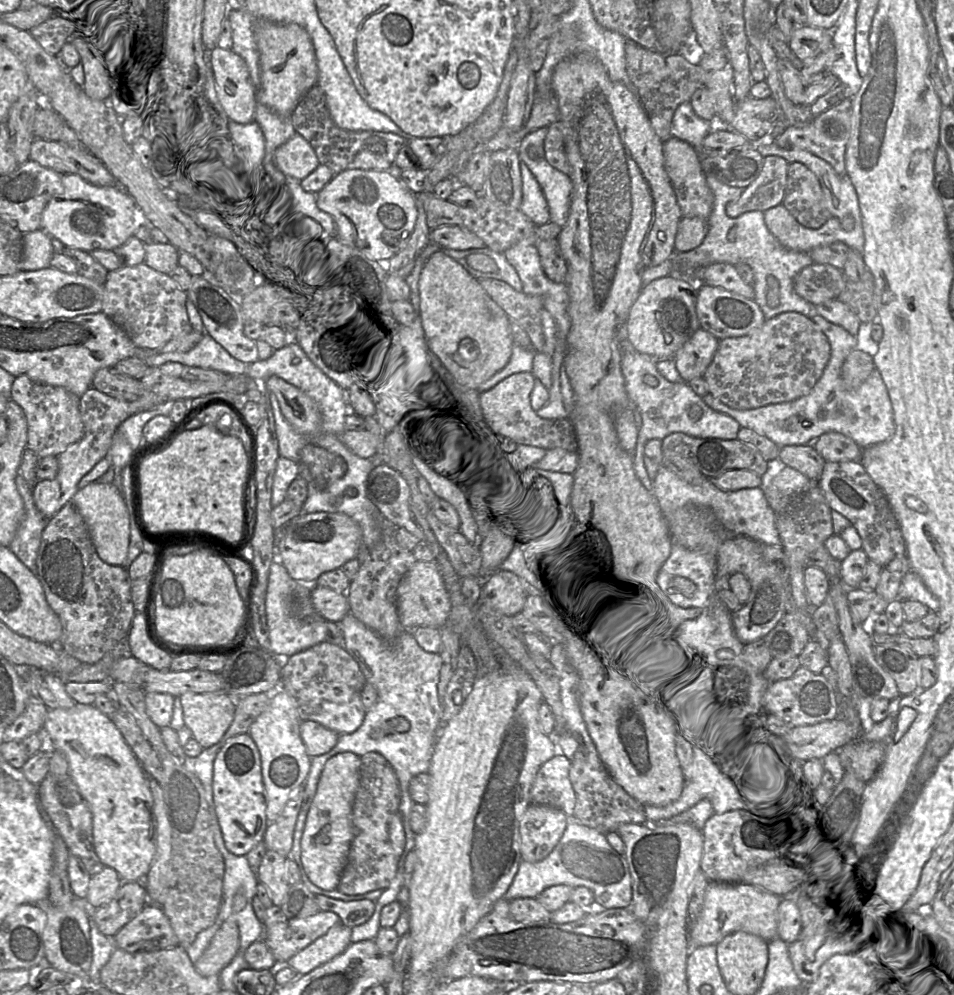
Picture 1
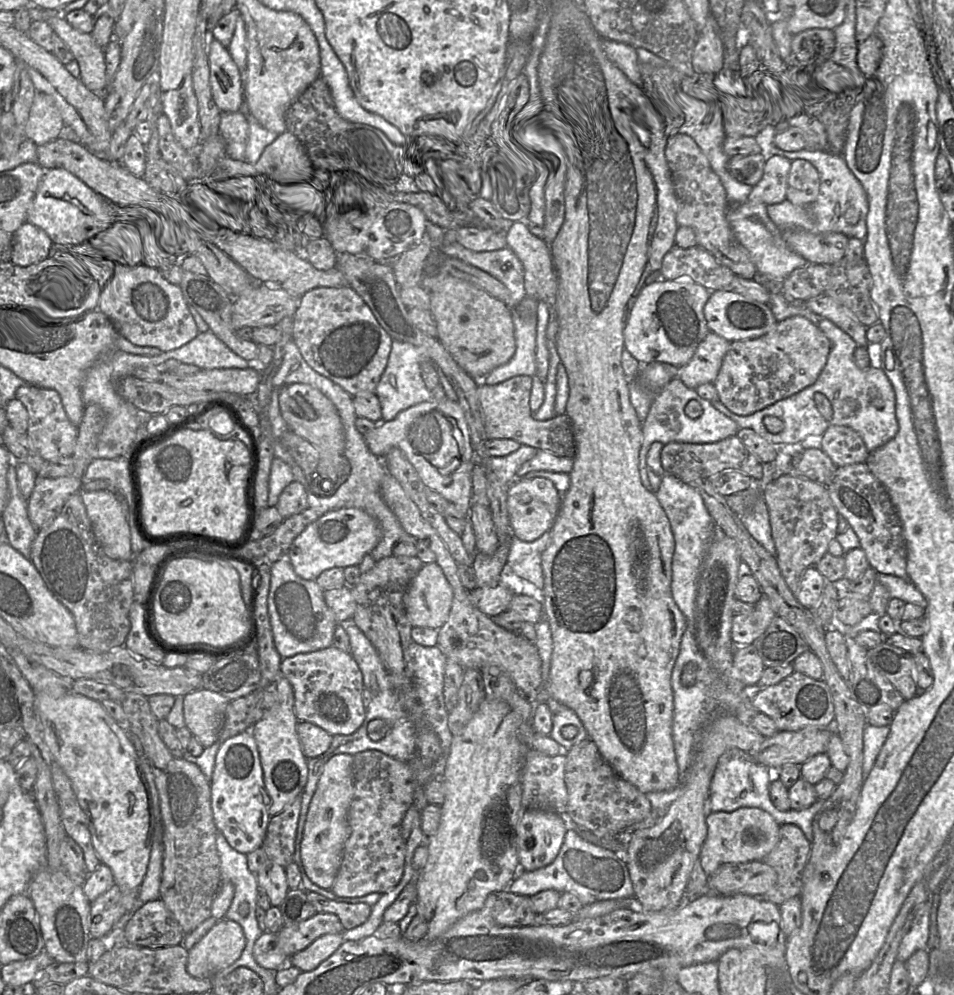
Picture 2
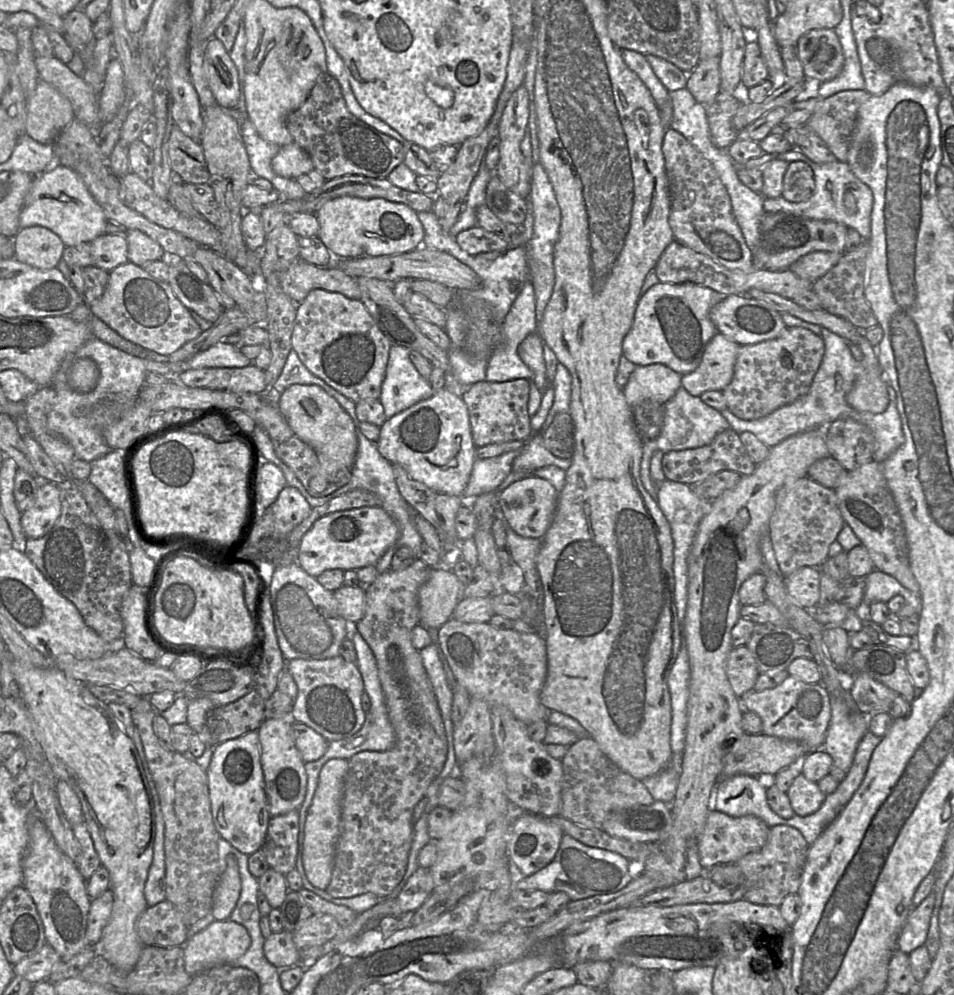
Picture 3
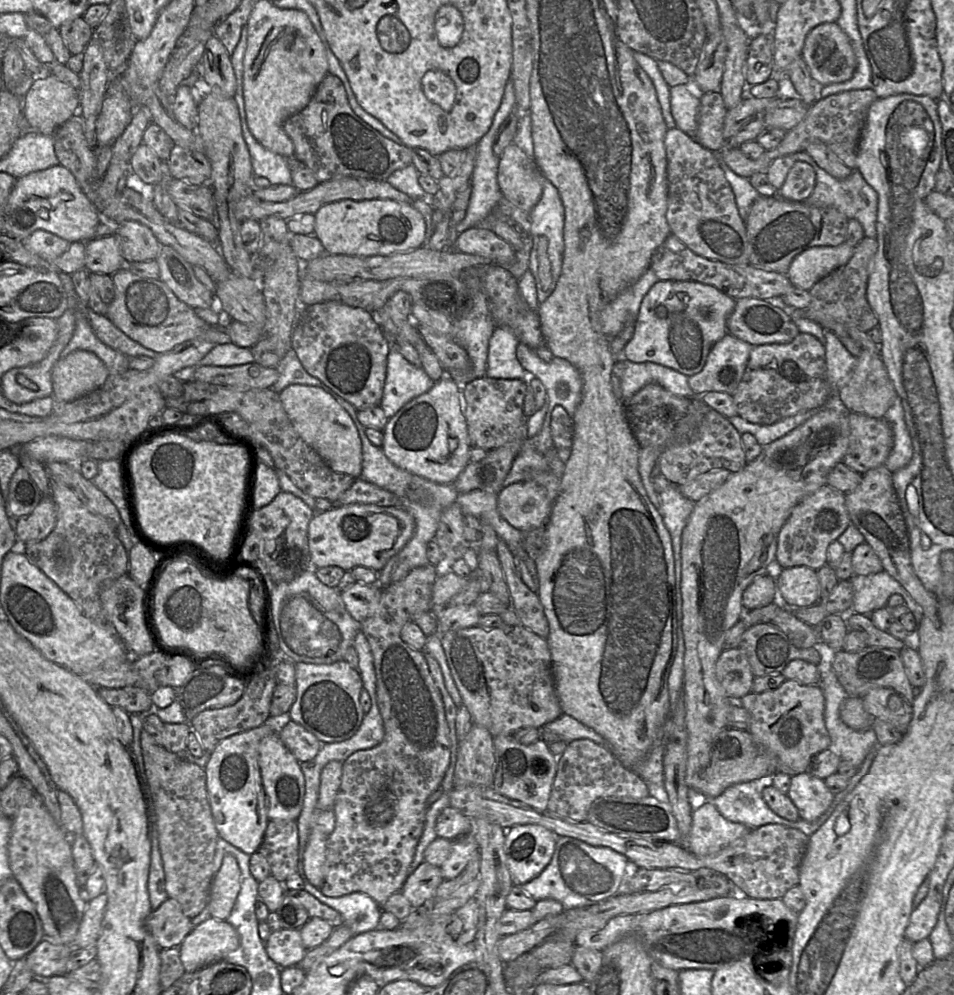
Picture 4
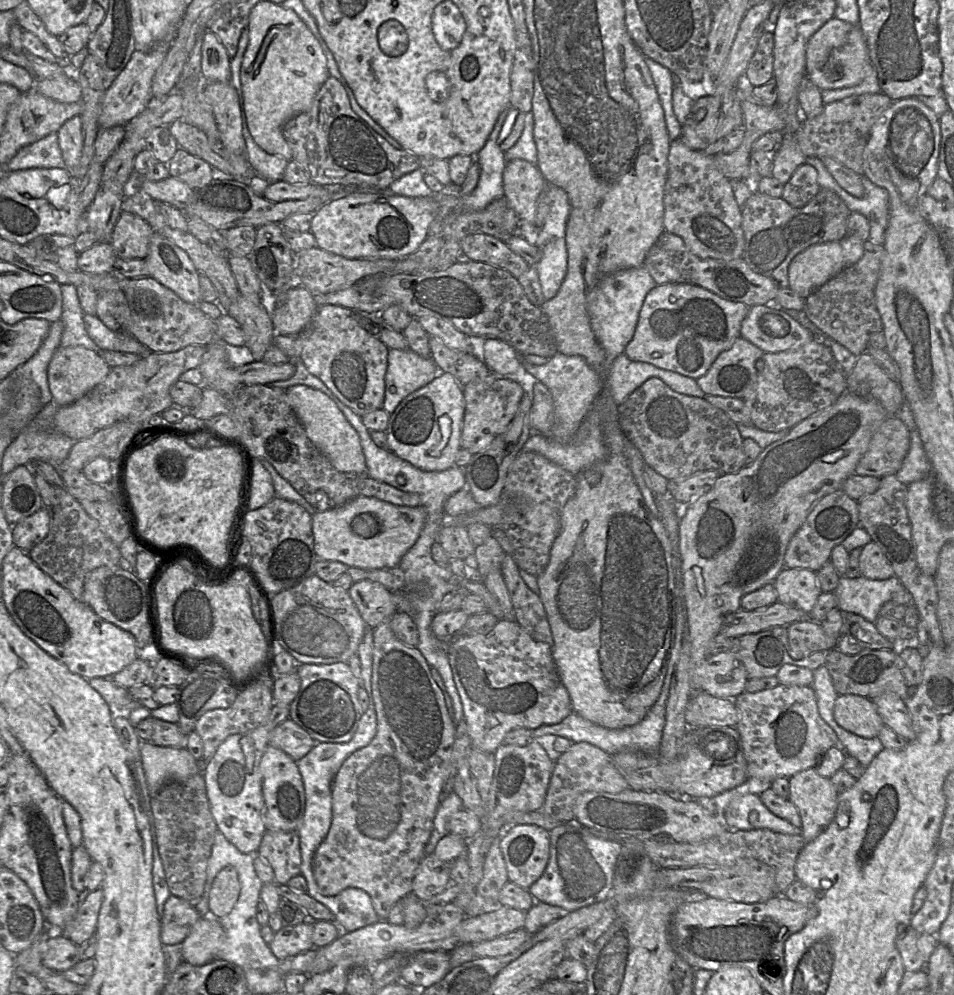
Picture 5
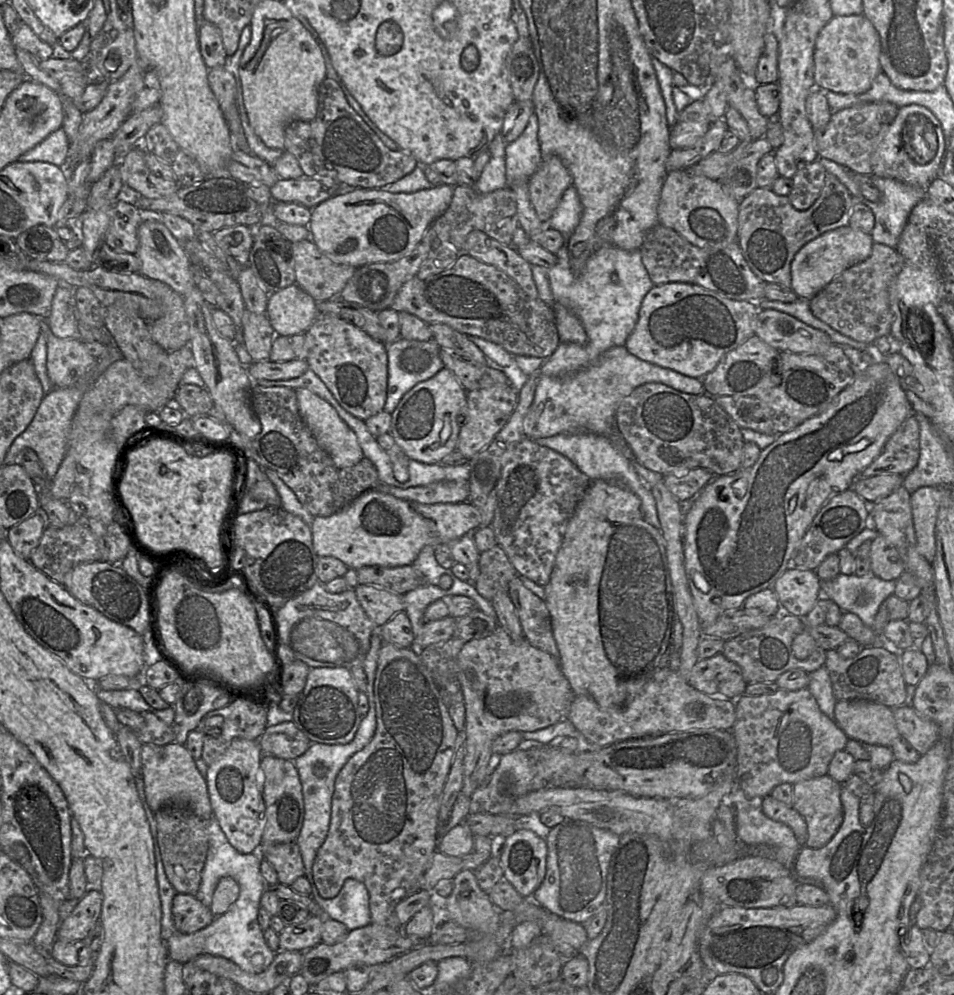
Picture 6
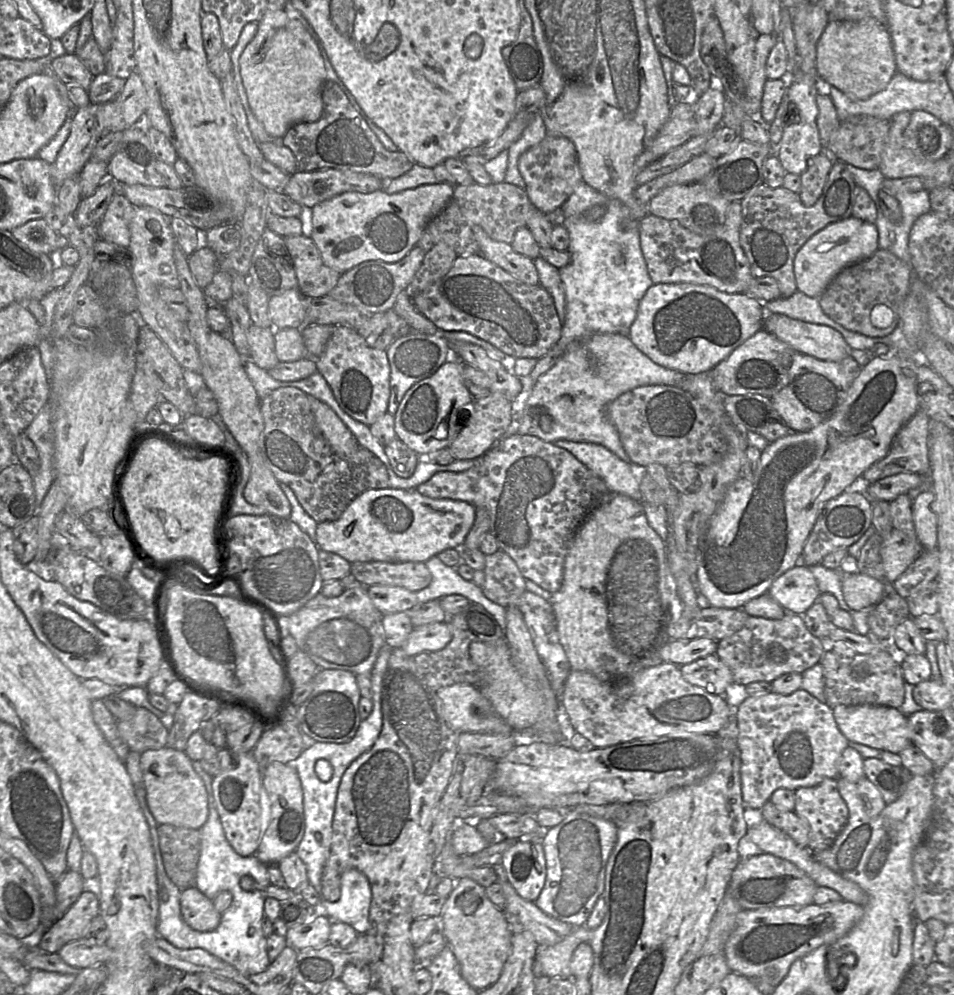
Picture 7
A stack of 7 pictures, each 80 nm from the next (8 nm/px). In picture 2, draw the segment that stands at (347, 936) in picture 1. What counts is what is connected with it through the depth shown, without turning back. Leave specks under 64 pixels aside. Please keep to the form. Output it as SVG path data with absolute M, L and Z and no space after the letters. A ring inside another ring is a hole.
M326 934L314 940L307 948L289 958L288 964L301 972L312 971L329 958L344 942L342 934Z

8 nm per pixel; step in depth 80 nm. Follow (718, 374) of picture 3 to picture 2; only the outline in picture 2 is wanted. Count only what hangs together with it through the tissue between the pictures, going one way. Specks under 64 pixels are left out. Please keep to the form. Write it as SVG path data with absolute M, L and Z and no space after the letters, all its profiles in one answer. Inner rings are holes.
M709 332L697 347L692 359L678 368L678 378L690 389L713 383L721 368L730 343L723 337Z

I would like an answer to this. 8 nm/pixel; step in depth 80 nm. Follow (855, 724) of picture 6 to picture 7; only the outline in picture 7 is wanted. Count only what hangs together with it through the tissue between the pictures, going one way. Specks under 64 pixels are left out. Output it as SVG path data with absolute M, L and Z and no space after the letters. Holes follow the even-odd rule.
M836 705L832 708L838 728L852 743L864 744L881 751L900 753L912 744L911 729L908 716L902 714L898 708L880 705Z

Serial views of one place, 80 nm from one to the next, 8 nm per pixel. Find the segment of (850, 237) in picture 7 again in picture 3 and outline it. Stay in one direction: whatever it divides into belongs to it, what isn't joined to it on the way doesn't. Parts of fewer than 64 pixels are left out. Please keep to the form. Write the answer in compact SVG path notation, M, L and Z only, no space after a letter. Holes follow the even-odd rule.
M815 251L799 258L790 270L802 279L815 282L830 271L841 259L843 253Z

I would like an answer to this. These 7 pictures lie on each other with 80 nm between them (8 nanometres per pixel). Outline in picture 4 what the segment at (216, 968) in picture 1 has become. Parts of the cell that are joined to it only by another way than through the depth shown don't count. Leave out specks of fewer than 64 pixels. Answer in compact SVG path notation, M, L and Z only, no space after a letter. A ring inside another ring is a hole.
M210 917L185 937L179 946L180 959L186 972L193 972L223 959L239 945L239 935L231 924Z

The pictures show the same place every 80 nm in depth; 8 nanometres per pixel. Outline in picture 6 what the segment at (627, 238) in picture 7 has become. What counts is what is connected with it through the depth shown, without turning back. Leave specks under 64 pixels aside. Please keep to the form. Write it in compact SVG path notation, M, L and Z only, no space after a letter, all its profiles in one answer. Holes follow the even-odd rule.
M570 186L546 223L547 228L555 229L563 236L563 245L556 252L557 263L548 268L547 275L554 303L564 305L580 320L588 342L585 345L560 343L540 367L540 376L562 377L571 374L595 363L605 351L625 345L638 321L642 301L654 286L643 264L640 250L628 251L605 246L587 260L581 273L575 274L572 271L568 242L580 222L582 212L577 189Z

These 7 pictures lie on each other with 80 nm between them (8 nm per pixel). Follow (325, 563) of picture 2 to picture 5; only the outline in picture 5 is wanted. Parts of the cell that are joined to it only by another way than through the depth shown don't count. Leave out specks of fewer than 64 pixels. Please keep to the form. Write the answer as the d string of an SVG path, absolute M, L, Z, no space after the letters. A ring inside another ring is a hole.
M357 496L344 505L312 516L313 546L319 560L338 561L366 571L397 567L415 544L426 522L424 507L397 506Z

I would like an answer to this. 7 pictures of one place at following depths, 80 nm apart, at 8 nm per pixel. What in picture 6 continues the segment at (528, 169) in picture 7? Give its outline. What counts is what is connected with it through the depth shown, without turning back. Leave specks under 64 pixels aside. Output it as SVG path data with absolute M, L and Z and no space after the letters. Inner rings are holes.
M552 156L541 162L529 178L529 195L542 222L547 223L572 182L570 172L559 157Z

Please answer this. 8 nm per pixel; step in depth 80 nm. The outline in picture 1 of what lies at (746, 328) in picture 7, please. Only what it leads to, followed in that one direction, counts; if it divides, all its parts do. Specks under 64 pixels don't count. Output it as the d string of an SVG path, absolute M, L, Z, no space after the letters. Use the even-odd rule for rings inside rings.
M670 275L653 280L640 292L638 298L631 306L627 320L620 327L620 348L621 341L627 340L639 353L654 359L671 359L677 351L692 337L700 328L696 314L696 300L698 288L703 283L697 280L682 280Z

